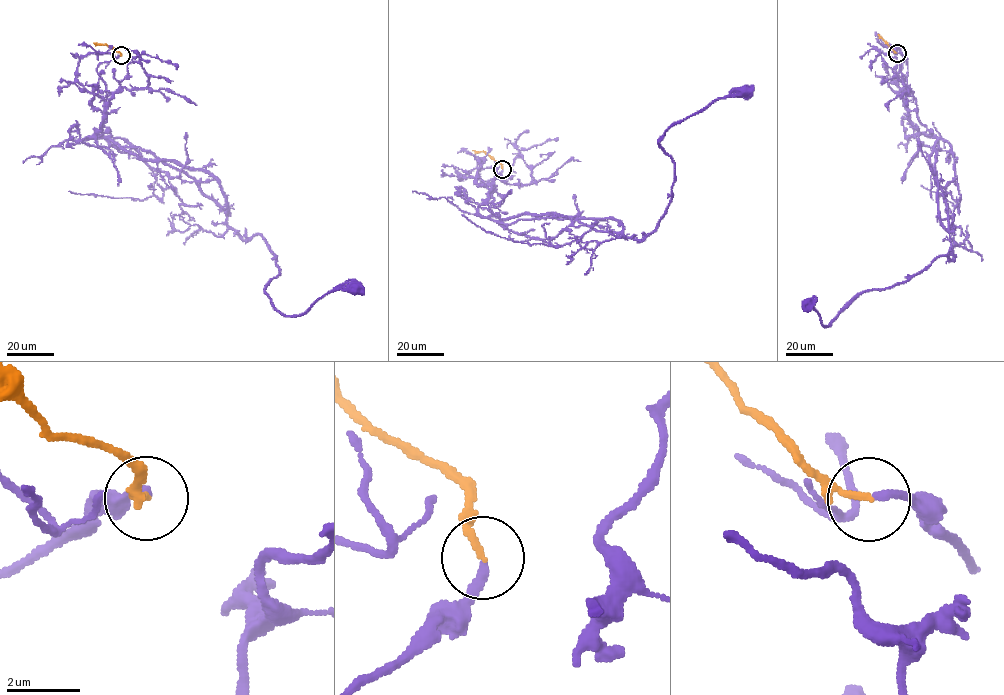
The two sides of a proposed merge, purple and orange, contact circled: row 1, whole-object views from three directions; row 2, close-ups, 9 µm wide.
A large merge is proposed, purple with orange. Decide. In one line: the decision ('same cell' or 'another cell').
same cell

